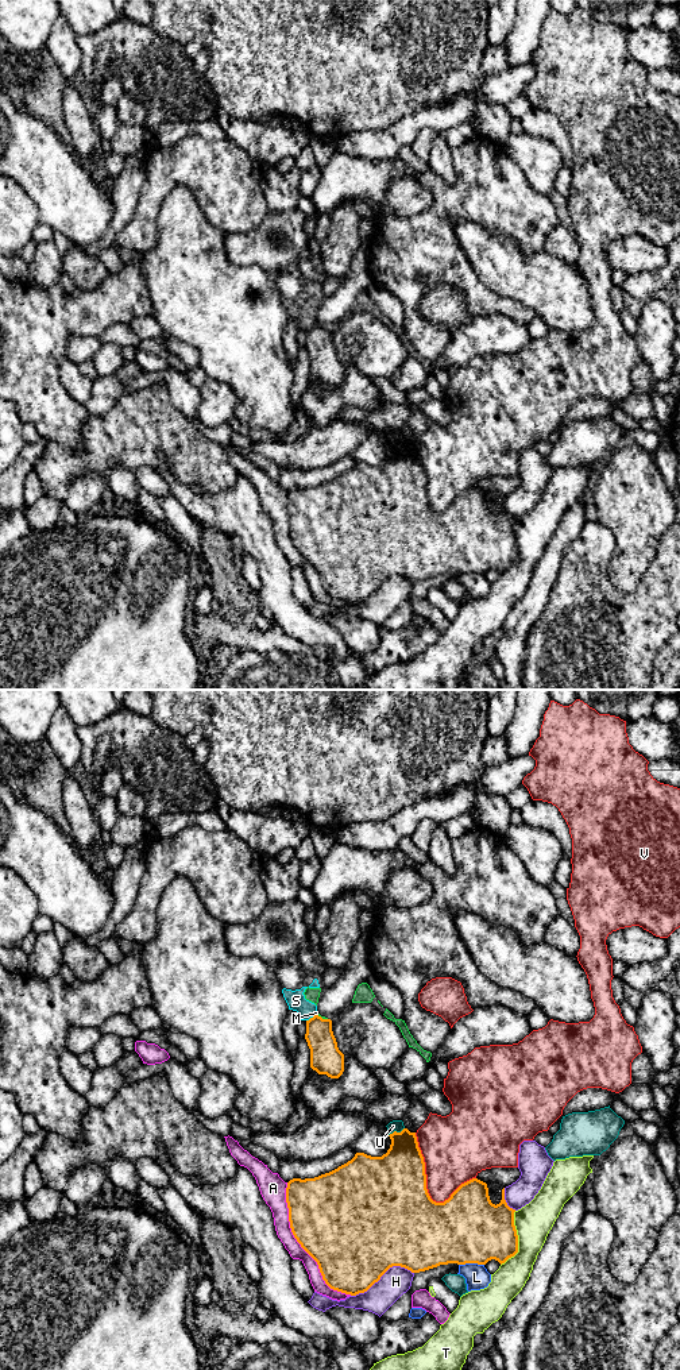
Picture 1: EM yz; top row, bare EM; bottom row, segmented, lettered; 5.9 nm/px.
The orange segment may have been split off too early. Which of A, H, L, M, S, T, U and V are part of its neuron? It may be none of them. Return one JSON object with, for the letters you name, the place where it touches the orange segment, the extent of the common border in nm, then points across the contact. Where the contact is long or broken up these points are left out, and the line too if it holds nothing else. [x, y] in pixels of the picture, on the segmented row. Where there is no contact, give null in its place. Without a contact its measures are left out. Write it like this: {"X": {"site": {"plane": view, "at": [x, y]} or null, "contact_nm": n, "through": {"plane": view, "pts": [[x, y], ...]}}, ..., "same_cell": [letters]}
{"same_cell": []}

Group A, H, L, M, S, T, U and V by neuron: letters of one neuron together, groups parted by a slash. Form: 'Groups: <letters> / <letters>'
Groups: A / H / L / M S / T / U / V

